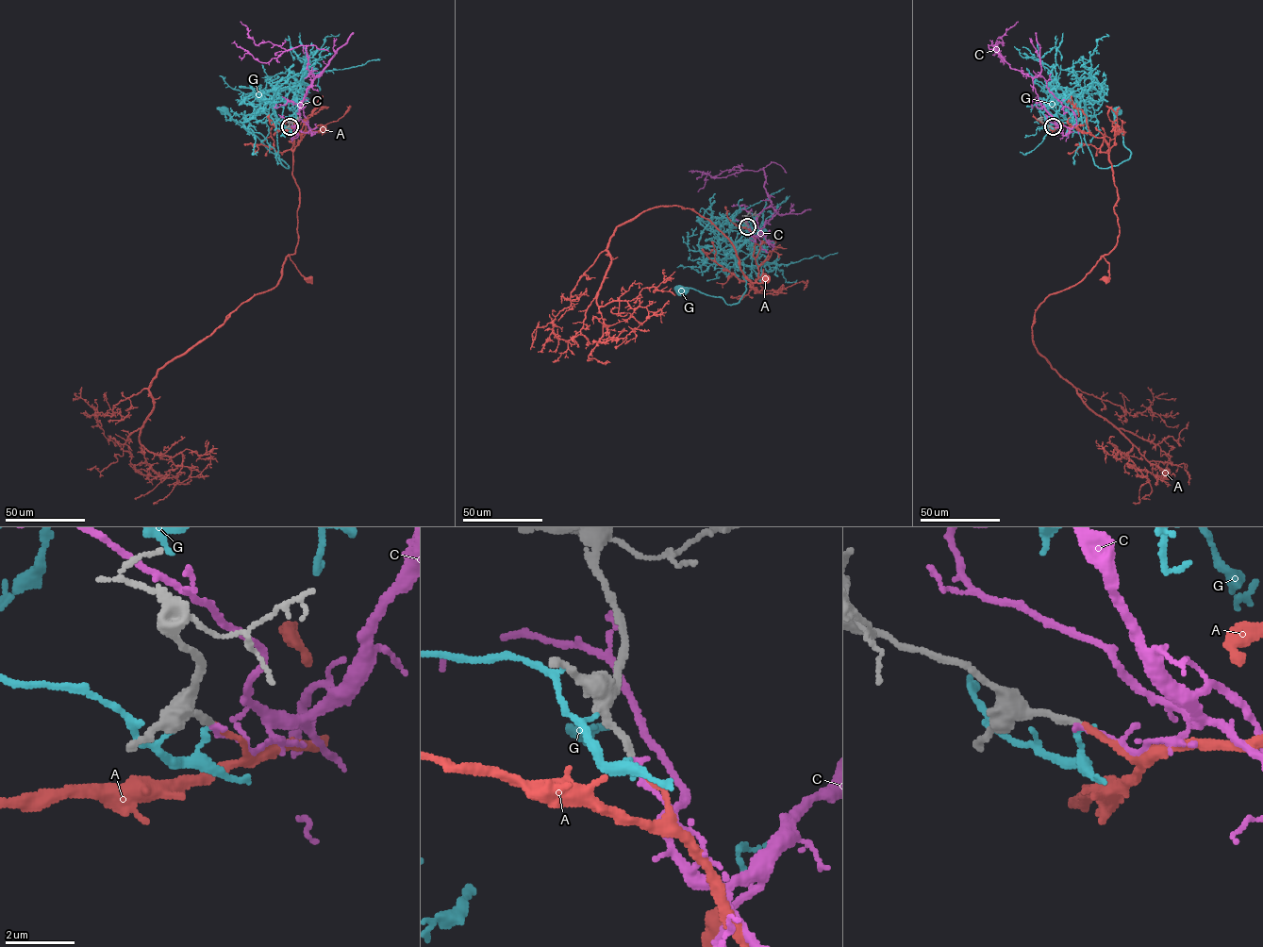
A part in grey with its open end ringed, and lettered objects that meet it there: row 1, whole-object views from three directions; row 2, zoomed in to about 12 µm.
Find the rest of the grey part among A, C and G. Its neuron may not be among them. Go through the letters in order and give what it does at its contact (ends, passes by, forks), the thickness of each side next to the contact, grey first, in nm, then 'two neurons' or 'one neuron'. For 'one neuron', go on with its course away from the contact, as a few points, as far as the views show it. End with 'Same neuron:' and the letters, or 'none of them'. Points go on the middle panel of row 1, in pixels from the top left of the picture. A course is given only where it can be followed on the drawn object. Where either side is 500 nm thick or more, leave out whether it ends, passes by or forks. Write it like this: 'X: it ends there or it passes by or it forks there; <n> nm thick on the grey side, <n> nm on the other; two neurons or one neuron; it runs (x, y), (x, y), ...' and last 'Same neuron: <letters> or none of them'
A: it ends there; 200 nm thick on the grey side, 170 nm on the other; one neuron; it runs (747, 226), (758, 269), (749, 287), (756, 291), (745, 276), (751, 282), (768, 279)
C: it ends there; 220 nm thick on the grey side, 150 nm on the other; two neurons
G: it ends there; 200 nm thick on the grey side, 170 nm on the other; two neurons
Same neuron: A

